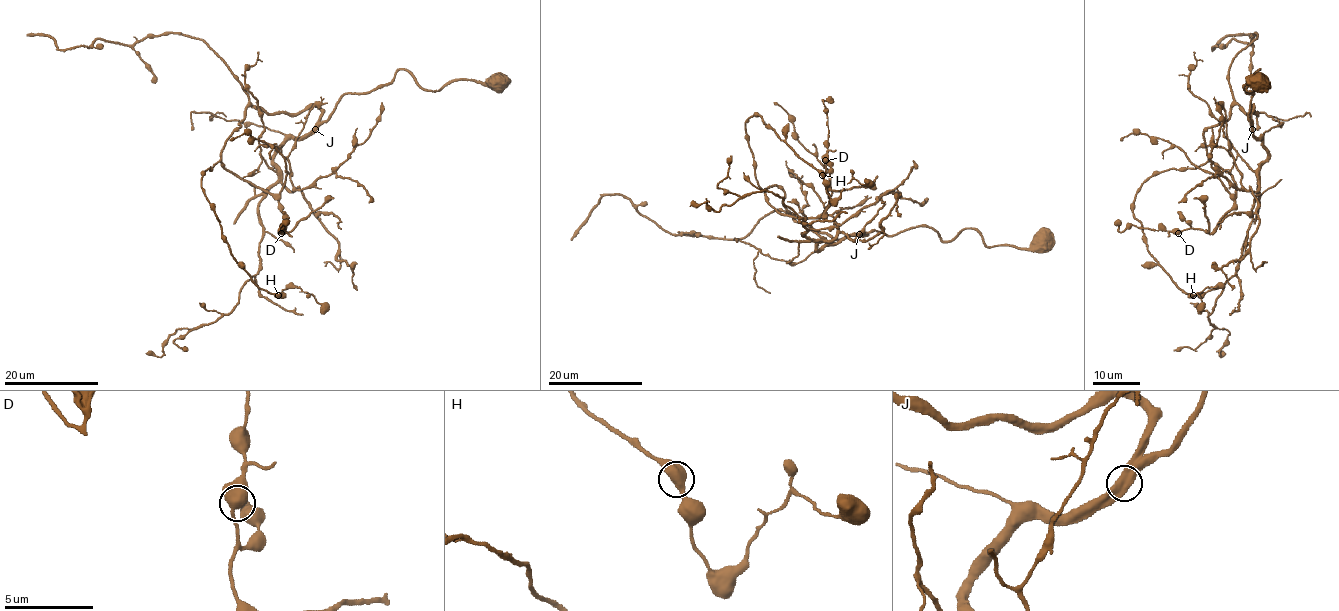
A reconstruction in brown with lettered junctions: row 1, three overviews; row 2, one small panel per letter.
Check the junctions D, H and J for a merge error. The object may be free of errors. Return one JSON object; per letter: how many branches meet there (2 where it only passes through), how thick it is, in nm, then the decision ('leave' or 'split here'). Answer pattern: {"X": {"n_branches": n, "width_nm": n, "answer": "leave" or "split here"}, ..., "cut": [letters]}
{"D": {"n_branches": 2, "width_nm": 600, "answer": "leave"}, "H": {"n_branches": 2, "width_nm": 550, "answer": "leave"}, "J": {"n_branches": 2, "width_nm": 550, "answer": "leave"}, "cut": []}

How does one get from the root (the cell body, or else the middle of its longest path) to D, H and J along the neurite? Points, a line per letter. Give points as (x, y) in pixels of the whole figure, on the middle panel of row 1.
D: (1041, 241), (927, 226), (832, 239), (777, 186), (766, 199), (821, 217), (825, 160)
H: (1041, 241), (927, 226), (832, 239), (759, 185), (746, 122), (759, 115), (822, 175)
J: (1041, 241), (1028, 248), (987, 246), (973, 229), (943, 240), (927, 226), (891, 236), (877, 230), (858, 234)

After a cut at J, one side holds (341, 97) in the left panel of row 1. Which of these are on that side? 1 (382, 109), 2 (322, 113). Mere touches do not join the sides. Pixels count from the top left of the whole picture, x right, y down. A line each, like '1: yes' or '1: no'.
1: no
2: no

